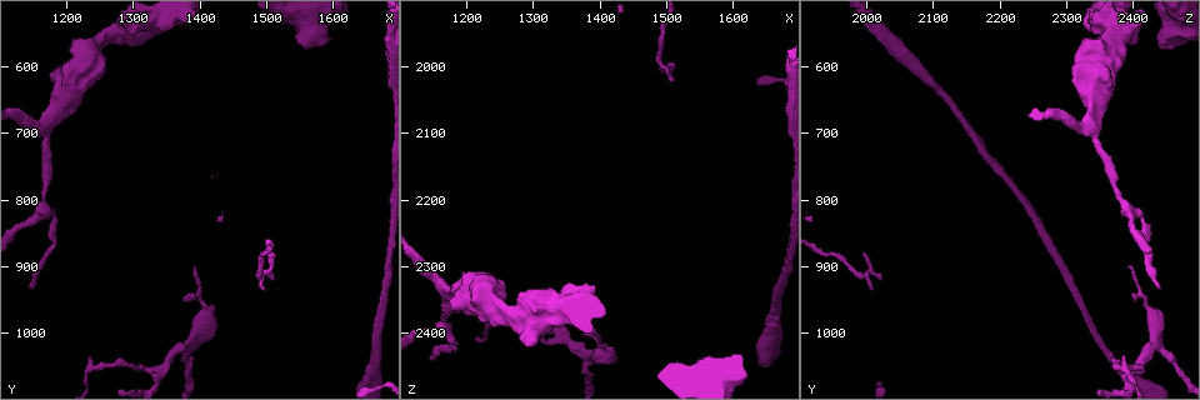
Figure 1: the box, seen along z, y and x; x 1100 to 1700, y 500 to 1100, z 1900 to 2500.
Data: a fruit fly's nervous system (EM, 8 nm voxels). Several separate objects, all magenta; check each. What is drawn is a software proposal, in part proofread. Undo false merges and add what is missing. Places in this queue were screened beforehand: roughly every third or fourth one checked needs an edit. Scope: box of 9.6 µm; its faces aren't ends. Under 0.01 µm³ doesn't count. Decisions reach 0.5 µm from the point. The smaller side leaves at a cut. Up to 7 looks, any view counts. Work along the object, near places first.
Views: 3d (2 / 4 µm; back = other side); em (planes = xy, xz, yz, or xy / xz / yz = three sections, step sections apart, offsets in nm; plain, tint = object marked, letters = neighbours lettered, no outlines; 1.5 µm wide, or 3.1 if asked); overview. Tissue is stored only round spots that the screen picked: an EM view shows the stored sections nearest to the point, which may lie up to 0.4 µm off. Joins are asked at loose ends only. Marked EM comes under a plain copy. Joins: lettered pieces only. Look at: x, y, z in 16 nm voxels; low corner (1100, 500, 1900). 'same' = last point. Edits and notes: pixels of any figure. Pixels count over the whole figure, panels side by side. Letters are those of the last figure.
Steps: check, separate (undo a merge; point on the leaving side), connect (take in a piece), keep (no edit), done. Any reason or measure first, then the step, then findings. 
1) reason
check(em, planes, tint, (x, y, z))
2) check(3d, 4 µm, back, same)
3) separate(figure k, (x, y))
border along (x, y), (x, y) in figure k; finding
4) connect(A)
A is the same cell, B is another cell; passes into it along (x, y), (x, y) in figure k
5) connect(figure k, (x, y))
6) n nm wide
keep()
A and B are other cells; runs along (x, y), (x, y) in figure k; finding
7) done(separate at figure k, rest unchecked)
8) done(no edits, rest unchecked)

calibre changes
check(em, planes, tint, (1660, 1070, 2400))

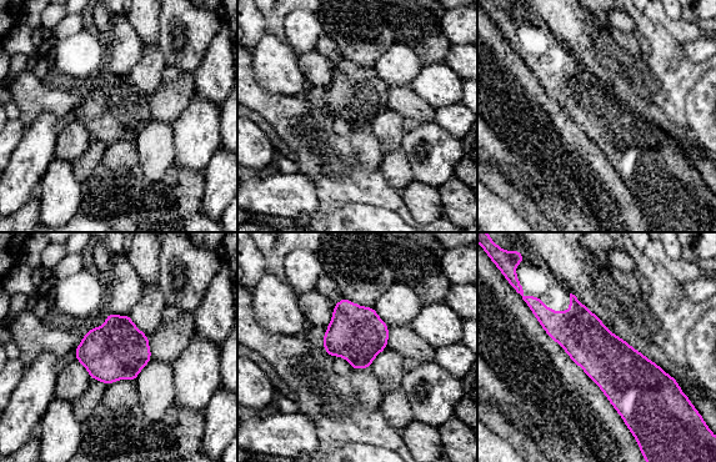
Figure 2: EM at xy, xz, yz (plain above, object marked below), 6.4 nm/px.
check(em, planes, letters, same)

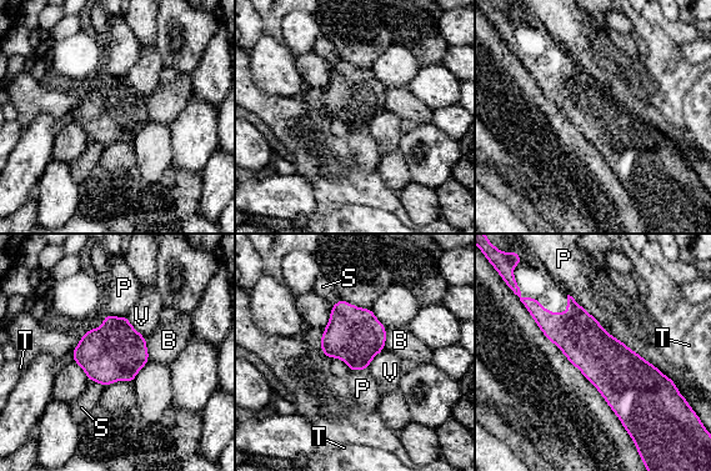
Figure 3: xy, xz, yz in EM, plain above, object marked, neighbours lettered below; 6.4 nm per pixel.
320 nm wide
keep()
B, P, S, T and V are other cells; all the same neuron

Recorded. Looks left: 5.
an open end
check(3d, 4 µm, (1145, 935, 2440))

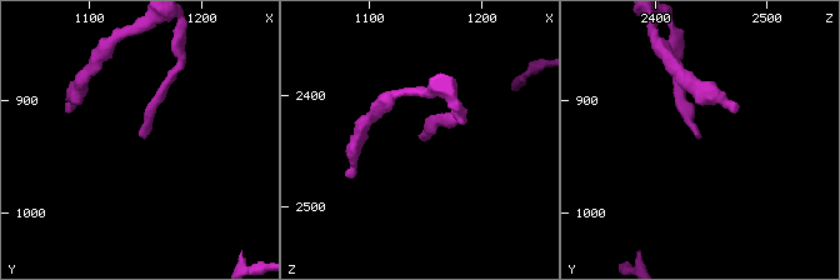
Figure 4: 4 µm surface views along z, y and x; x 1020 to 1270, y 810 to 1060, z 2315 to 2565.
now the EM
check(em, xz, step 8, letters, (1146, 934, 2436))

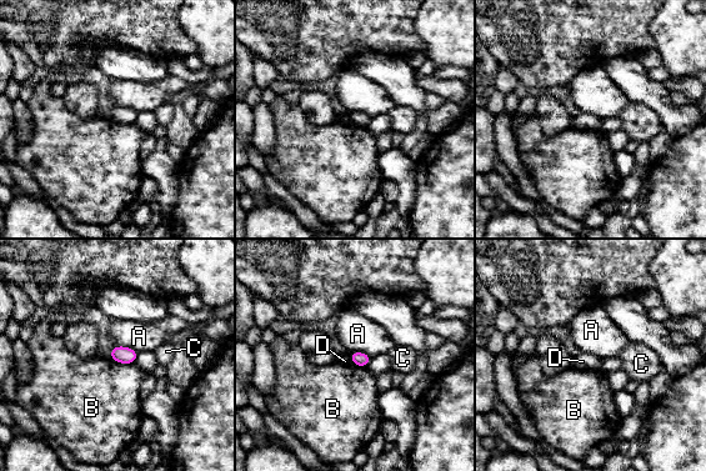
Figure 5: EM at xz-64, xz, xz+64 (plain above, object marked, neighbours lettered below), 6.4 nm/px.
keep()
A, B, C and D are other cells; border along (349, 351), (362, 351), (371, 357) in figure 5; no lettered piece goes on from it

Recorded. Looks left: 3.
free end
check(3d, 4 µm, (1505, 880, 1990))

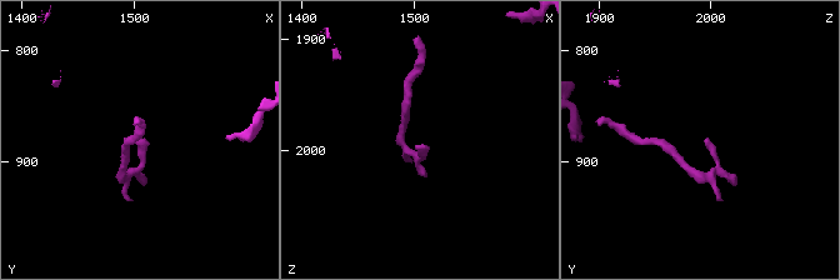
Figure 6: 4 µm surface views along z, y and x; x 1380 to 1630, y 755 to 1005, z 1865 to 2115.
check(em, planes, letters, (1504, 878, 1994))

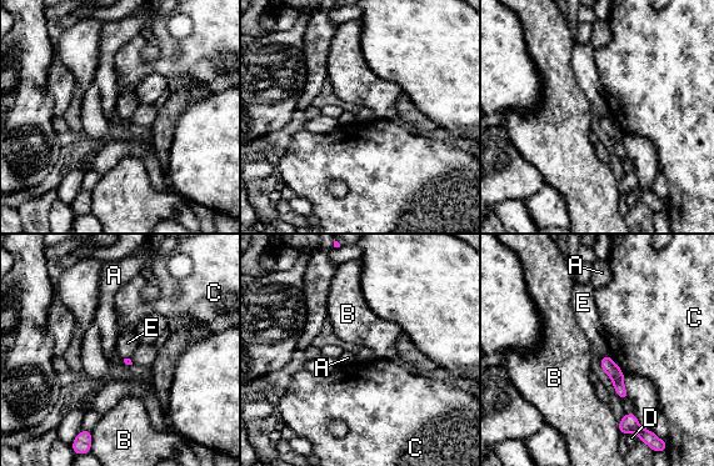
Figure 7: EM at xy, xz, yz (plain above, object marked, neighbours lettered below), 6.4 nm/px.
keep()
A, B, C, D and E are other cells; runs along (603, 360), (617, 375), (624, 396) in figure 7; none of them fits

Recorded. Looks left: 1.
done(no edits, rest unchecked)

